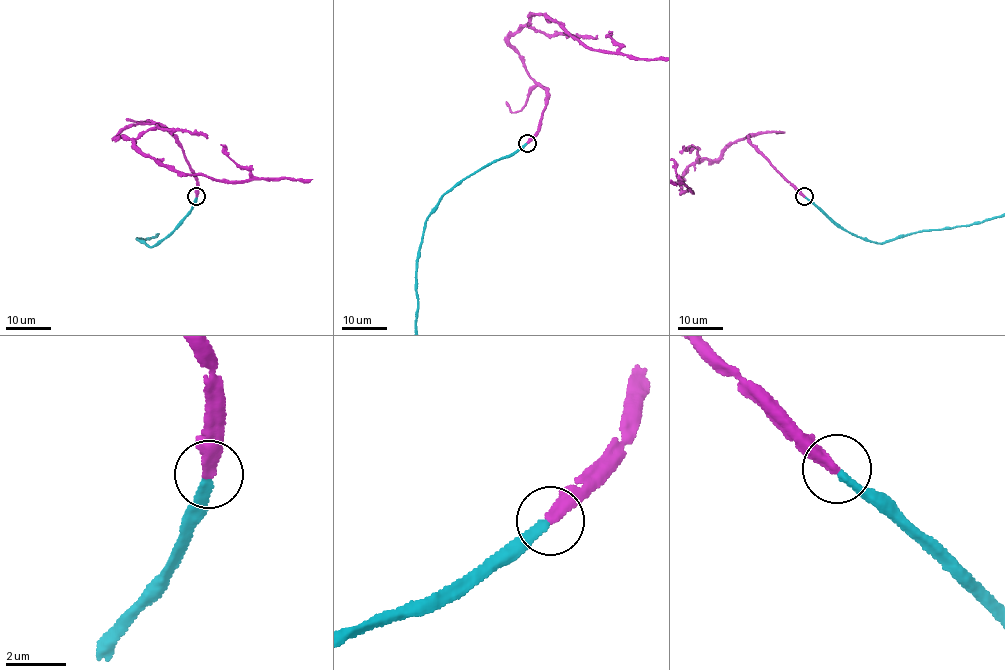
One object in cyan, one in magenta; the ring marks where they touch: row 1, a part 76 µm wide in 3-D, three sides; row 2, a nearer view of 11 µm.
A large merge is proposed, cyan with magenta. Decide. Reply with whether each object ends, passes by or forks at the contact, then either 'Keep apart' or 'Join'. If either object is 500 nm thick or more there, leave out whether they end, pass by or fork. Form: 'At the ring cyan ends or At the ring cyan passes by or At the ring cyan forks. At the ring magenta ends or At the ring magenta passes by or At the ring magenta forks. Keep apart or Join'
At the ring cyan ends. At the ring magenta ends. Join

